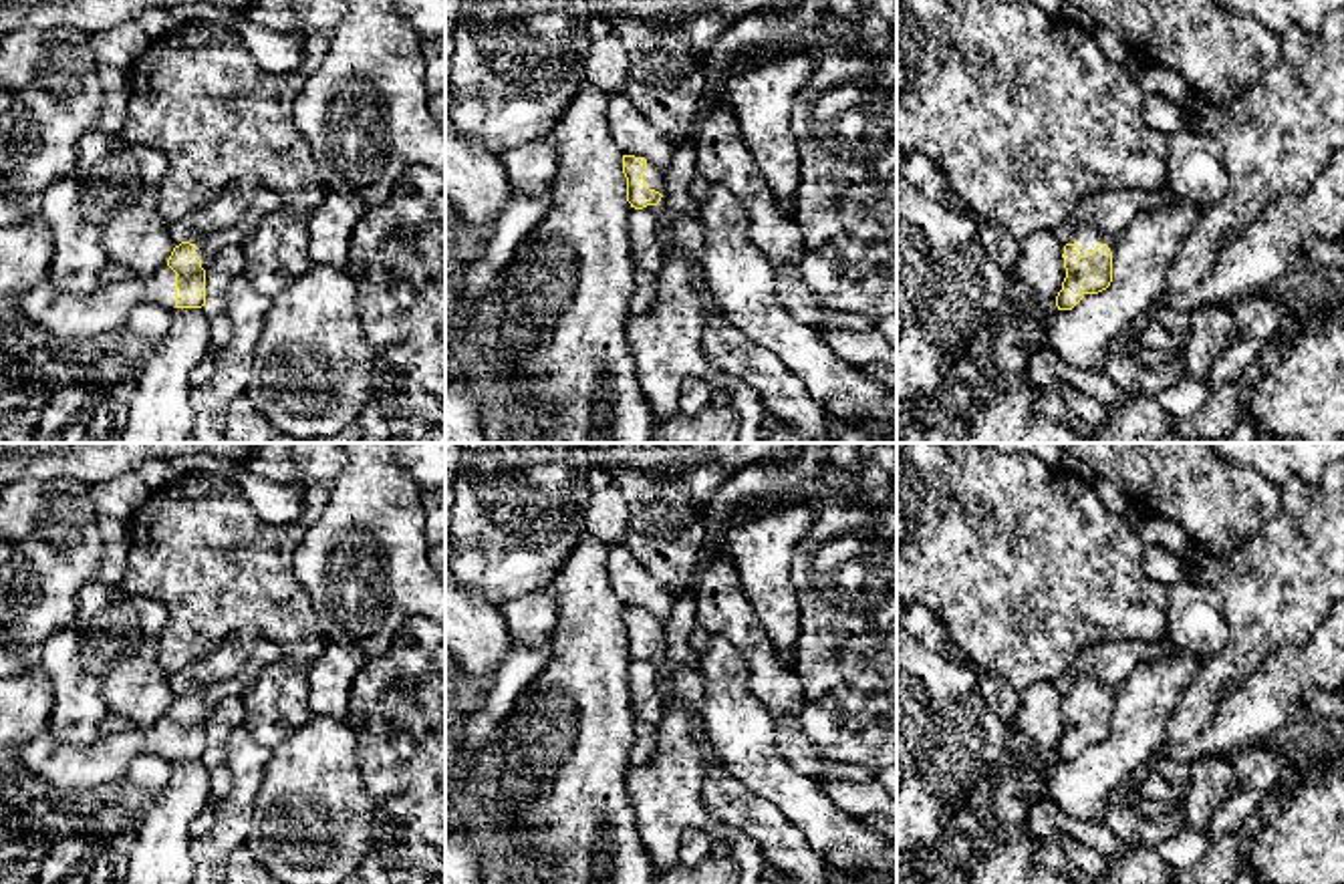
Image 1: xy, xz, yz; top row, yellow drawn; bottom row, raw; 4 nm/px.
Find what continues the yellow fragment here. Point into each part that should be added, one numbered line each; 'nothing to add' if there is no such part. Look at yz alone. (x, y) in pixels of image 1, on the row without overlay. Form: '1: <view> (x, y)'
1: yz (1087, 687)

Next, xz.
1: xz (655, 629)

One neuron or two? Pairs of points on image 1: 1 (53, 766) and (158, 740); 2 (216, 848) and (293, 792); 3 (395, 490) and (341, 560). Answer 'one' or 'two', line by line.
1: one
2: two
3: one

